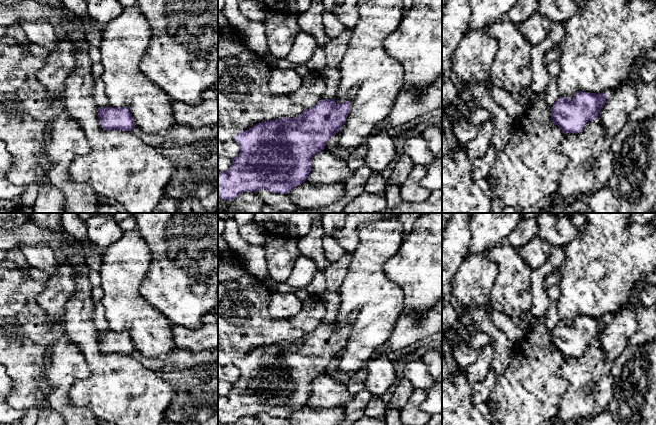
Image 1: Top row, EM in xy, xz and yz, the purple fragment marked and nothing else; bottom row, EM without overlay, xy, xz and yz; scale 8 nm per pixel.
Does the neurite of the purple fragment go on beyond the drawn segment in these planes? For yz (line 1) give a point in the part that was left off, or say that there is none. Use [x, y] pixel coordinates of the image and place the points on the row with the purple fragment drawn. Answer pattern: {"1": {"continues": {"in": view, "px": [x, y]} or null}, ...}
{"1": {"continues": null}}

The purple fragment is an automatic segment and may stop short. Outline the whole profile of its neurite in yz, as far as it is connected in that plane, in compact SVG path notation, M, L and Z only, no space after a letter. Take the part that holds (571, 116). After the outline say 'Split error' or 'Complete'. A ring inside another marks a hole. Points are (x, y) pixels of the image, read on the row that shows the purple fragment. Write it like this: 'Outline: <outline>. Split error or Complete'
Outline: M585 91L576 92L571 100L560 96L551 107L551 119L564 134L578 134L589 121L598 119L606 97L607 94Z. Complete

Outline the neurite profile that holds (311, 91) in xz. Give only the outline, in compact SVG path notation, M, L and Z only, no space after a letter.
M310 71L302 79L300 88L288 96L295 104L302 106L304 109L309 109L323 99L325 90L326 84L322 73Z

